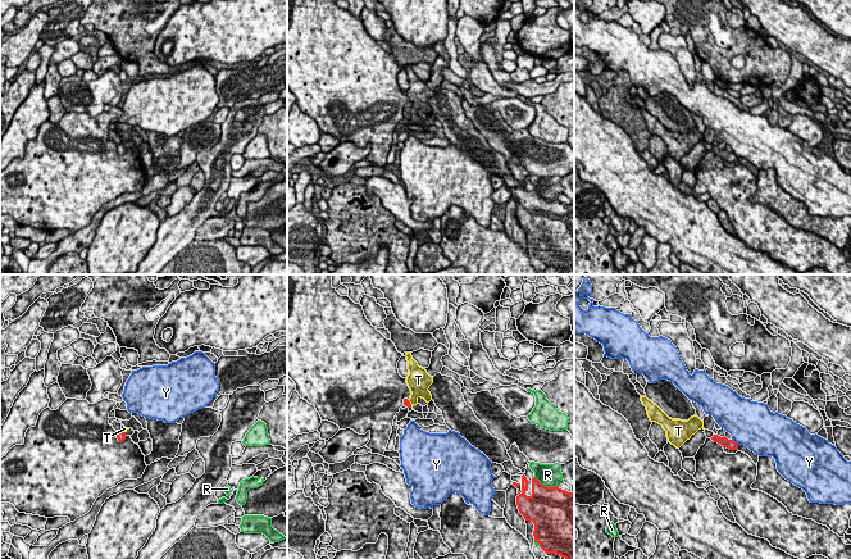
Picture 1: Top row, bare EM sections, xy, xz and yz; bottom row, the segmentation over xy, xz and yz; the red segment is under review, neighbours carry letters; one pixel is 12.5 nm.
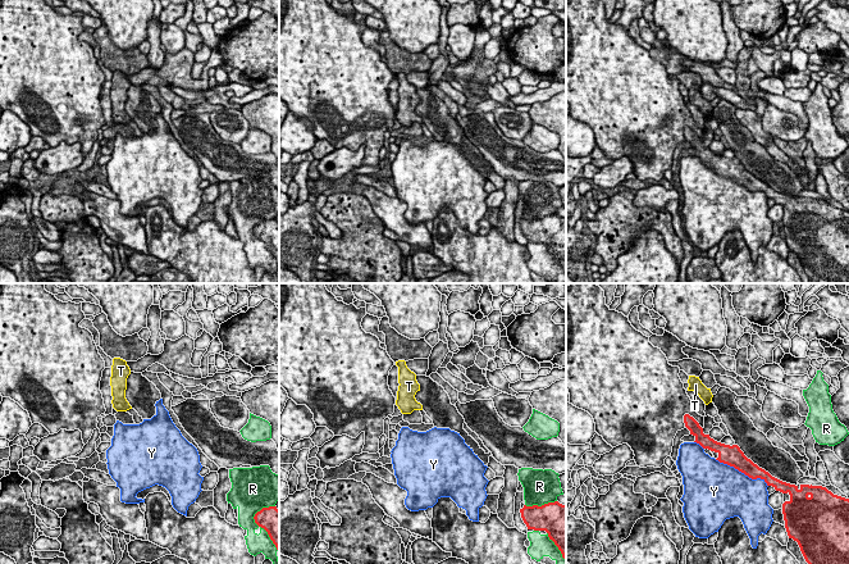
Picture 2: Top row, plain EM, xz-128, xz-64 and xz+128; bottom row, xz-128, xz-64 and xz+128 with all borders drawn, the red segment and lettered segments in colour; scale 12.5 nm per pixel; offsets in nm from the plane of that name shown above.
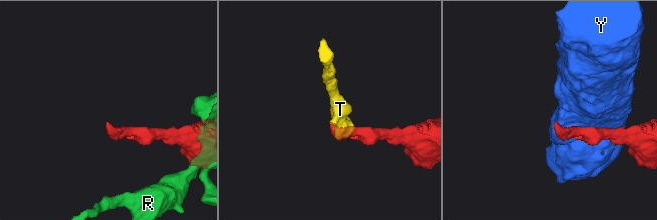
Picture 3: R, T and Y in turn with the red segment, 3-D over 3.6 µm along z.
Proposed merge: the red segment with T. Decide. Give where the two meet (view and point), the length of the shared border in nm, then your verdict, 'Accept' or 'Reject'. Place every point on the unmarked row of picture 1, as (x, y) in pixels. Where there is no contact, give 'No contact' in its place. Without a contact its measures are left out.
Touches red at xz (409, 116). Shared border 100 nm. Accept

